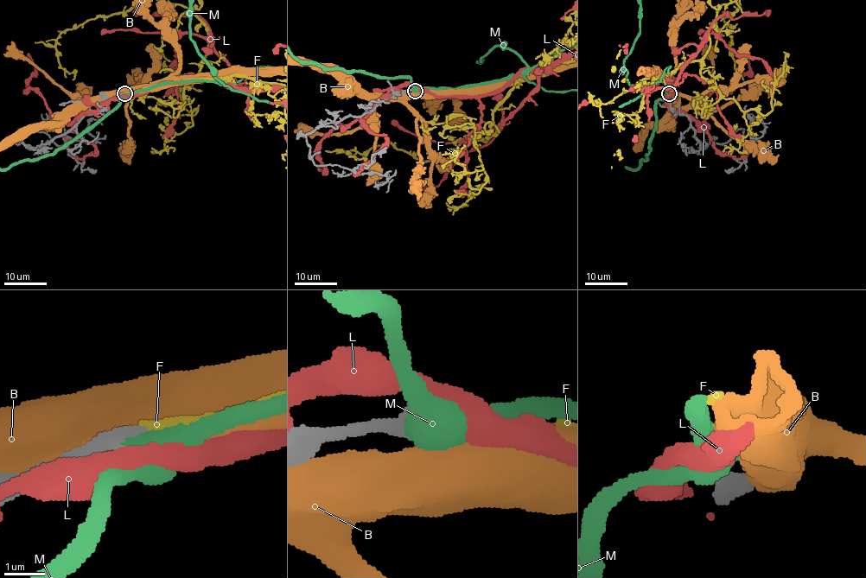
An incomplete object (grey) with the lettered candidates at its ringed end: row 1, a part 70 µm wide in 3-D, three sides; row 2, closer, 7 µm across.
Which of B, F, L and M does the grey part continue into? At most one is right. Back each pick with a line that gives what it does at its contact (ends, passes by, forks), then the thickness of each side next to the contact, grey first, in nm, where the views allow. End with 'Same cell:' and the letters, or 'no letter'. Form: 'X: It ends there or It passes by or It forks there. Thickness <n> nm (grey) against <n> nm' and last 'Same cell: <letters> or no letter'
F: It ends there. Thickness 240 nm (grey) against 240 nm
Same cell: F

